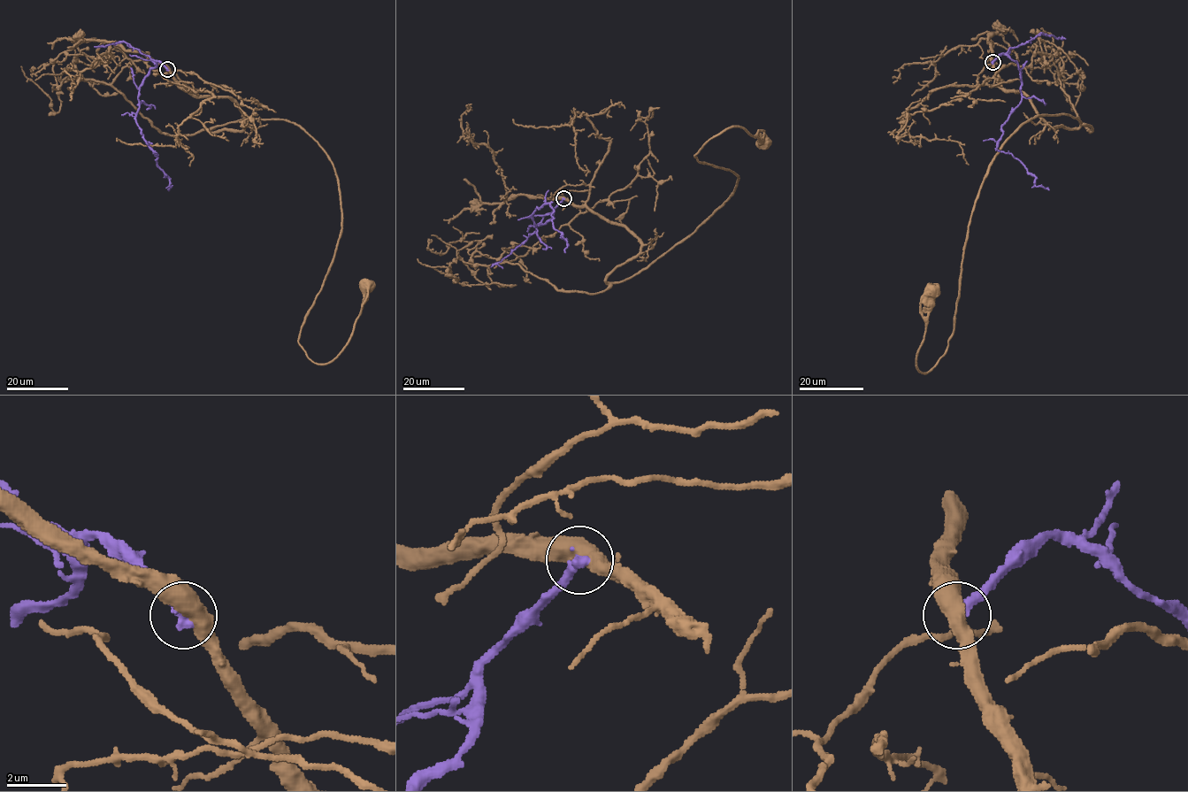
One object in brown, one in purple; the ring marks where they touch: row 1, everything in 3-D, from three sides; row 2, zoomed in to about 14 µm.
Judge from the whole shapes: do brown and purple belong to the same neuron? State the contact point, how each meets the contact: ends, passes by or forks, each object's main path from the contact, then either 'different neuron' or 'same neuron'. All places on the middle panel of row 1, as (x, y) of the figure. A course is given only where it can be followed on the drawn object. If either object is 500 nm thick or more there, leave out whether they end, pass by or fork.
at (563, 198); brown runs (563, 199), (639, 241), (615, 282), (733, 194), (735, 173), (694, 156), (710, 139), (741, 126), (766, 144); purple runs (563, 199), (541, 225), (534, 226), (532, 216), (549, 203), (553, 226), (566, 241), (565, 252); different neuron

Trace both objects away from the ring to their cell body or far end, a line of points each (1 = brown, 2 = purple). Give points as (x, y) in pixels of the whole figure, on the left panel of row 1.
1: (167, 69), (237, 104), (241, 130), (210, 132), (295, 122), (334, 169), (314, 362), (370, 286)
2: (167, 69), (158, 61), (149, 71), (140, 87), (135, 122), (157, 155), (157, 165), (168, 177), (169, 190)

